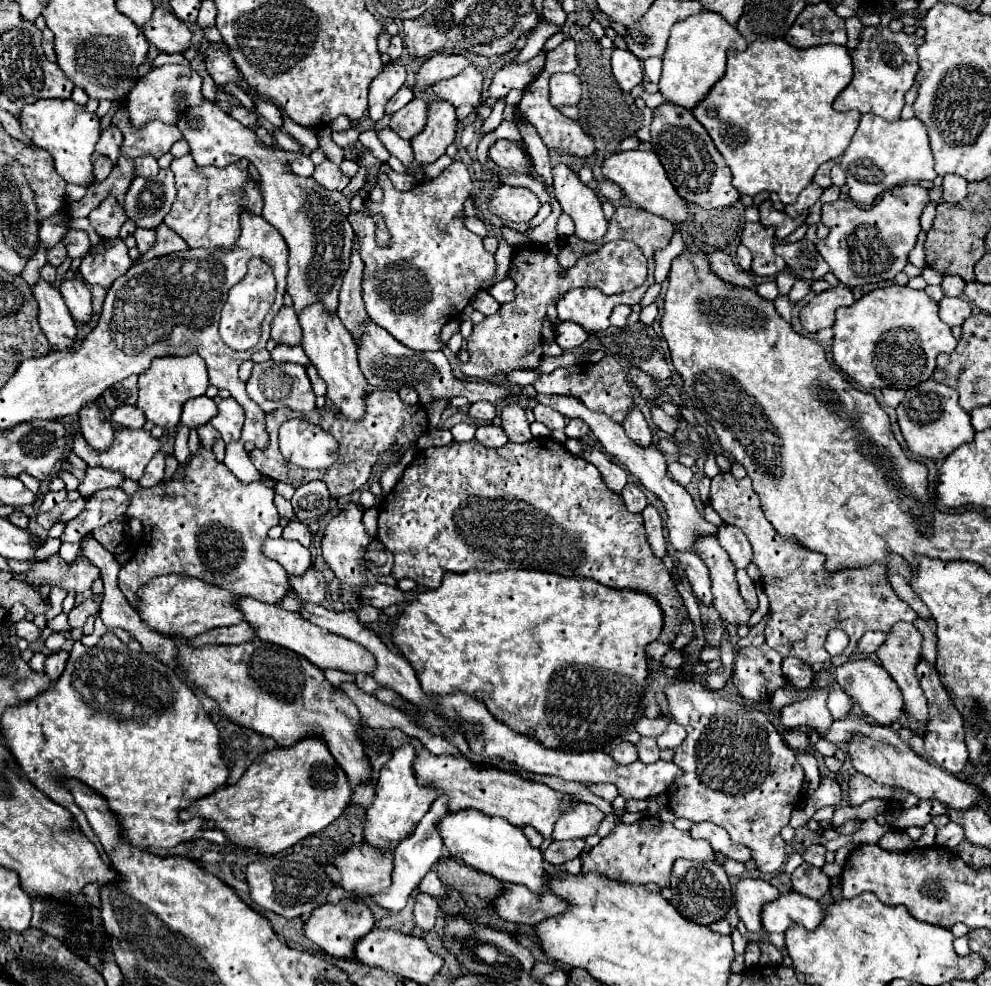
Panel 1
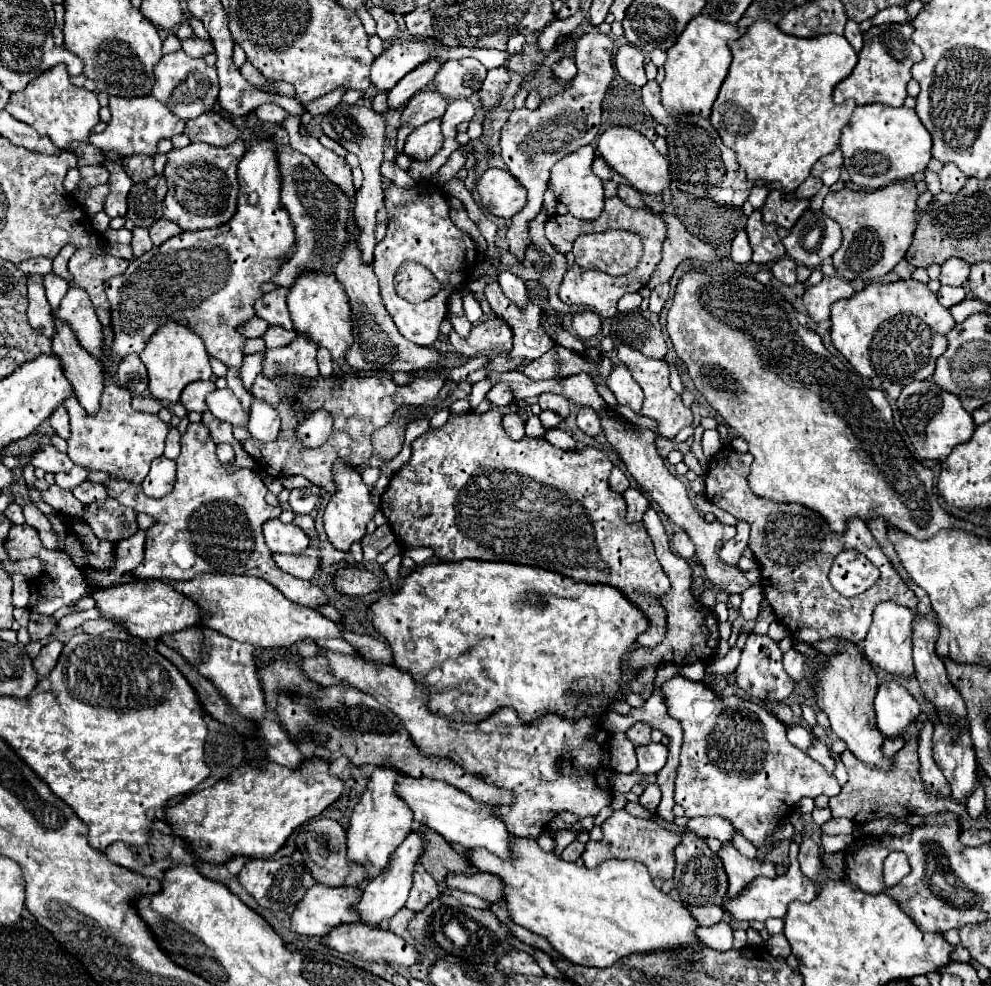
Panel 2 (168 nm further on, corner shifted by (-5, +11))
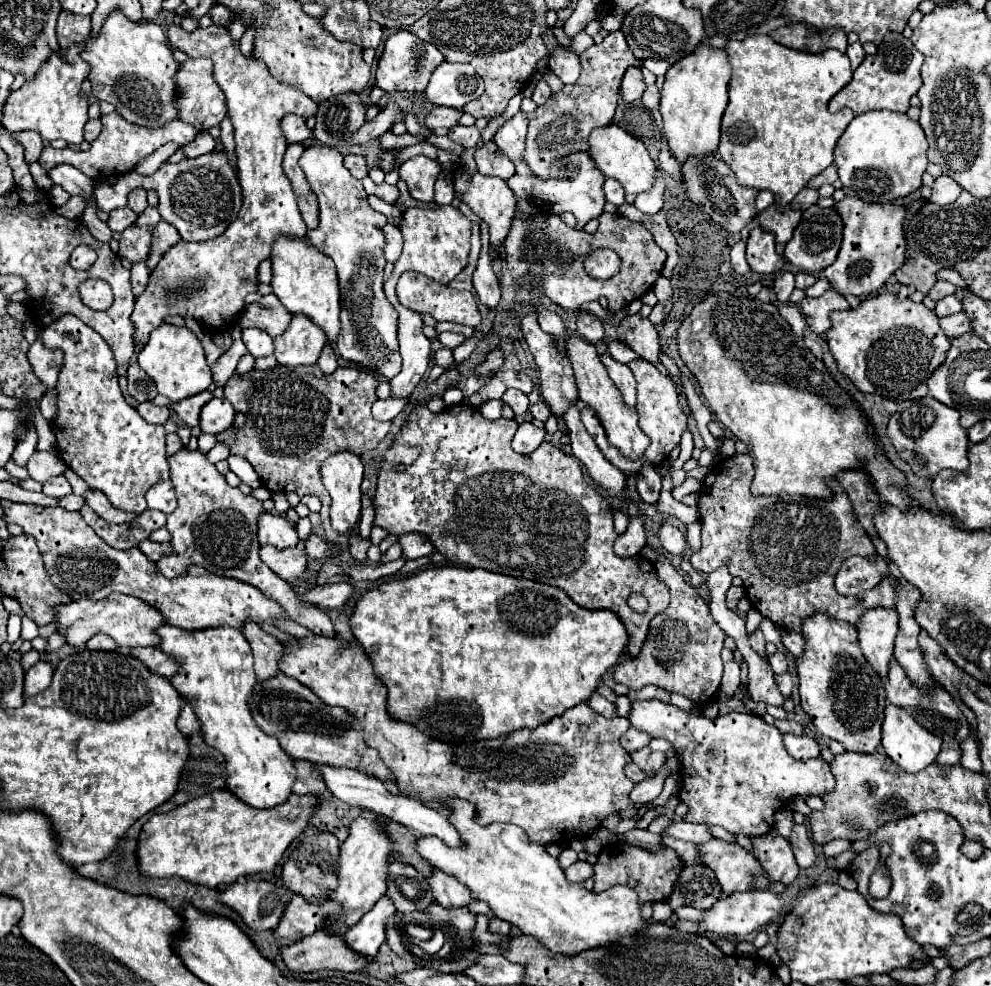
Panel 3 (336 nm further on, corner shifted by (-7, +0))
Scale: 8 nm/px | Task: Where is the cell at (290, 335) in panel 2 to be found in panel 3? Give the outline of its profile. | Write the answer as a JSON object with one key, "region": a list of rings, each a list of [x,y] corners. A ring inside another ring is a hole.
{"region":[[[243,329],[241,331],[241,339],[247,347],[247,351],[253,355],[253,357],[261,357],[261,355],[271,355],[275,351],[273,347],[273,339],[259,331],[259,329]]]}

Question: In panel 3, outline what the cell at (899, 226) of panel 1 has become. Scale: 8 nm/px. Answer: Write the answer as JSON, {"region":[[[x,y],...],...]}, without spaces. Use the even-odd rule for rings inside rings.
{"region":[[[845,197],[835,205],[839,215],[843,217],[843,245],[833,265],[829,265],[823,275],[831,283],[831,287],[841,295],[869,295],[879,291],[885,281],[903,265],[905,261],[905,235],[903,235],[903,219],[905,207],[901,205],[879,205],[879,203],[863,203],[857,197]]]}

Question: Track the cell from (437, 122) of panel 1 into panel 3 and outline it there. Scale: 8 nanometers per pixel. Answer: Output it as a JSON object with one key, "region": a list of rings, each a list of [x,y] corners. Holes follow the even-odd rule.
{"region":[[[411,157],[399,167],[399,177],[407,183],[413,199],[421,203],[433,201],[433,185],[441,173],[441,165],[429,157]]]}

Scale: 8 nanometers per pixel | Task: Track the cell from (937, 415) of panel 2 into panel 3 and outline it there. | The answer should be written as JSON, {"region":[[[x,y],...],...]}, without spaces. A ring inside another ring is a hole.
{"region":[[[931,395],[915,399],[915,401],[903,401],[897,405],[897,413],[891,415],[887,425],[887,435],[899,453],[903,461],[911,467],[911,471],[917,477],[935,477],[943,469],[953,471],[965,471],[969,467],[967,461],[967,449],[969,439],[965,429],[959,425],[959,411],[951,409]]]}

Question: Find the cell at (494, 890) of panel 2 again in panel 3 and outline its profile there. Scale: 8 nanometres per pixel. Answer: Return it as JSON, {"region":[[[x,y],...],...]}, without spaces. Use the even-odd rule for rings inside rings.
{"region":[[[433,869],[427,881],[431,885],[433,899],[443,907],[465,907],[469,901],[473,901],[469,889],[463,883],[439,869]]]}

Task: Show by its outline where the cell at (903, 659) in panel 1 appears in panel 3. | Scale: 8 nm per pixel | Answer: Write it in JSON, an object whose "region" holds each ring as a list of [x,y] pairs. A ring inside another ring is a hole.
{"region":[[[875,607],[871,611],[863,613],[863,619],[859,619],[857,627],[857,639],[859,647],[865,655],[865,659],[873,665],[873,669],[885,677],[889,659],[893,657],[893,643],[897,635],[897,611]]]}

